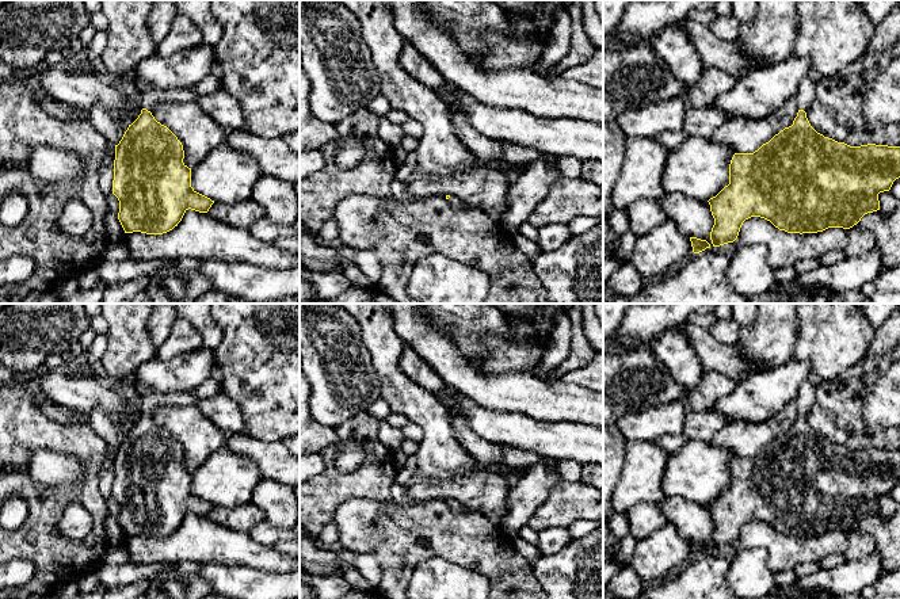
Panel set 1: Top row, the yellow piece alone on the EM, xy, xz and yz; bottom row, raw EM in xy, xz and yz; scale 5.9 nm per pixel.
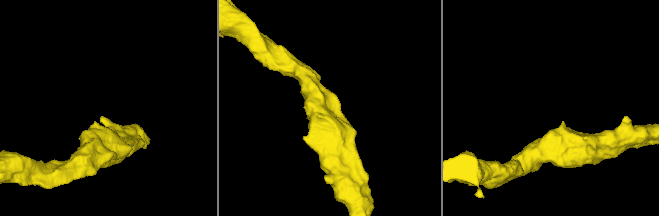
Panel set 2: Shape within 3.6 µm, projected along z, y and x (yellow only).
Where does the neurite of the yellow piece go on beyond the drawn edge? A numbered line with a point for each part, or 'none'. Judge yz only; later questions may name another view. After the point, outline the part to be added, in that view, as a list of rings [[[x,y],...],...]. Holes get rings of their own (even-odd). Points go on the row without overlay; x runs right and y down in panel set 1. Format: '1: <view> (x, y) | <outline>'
1: yz (805, 399) | [[[804,381],[798,389],[798,396],[794,400],[796,408],[798,413],[804,413],[805,416],[811,411],[815,404],[815,388],[811,382]]]

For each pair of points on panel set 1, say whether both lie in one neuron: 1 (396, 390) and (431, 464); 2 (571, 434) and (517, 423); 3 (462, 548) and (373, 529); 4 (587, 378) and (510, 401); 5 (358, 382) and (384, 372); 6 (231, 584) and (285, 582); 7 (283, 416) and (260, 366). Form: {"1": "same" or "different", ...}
{"1": "same", "2": "same", "3": "same", "4": "different", "5": "different", "6": "same", "7": "same"}

